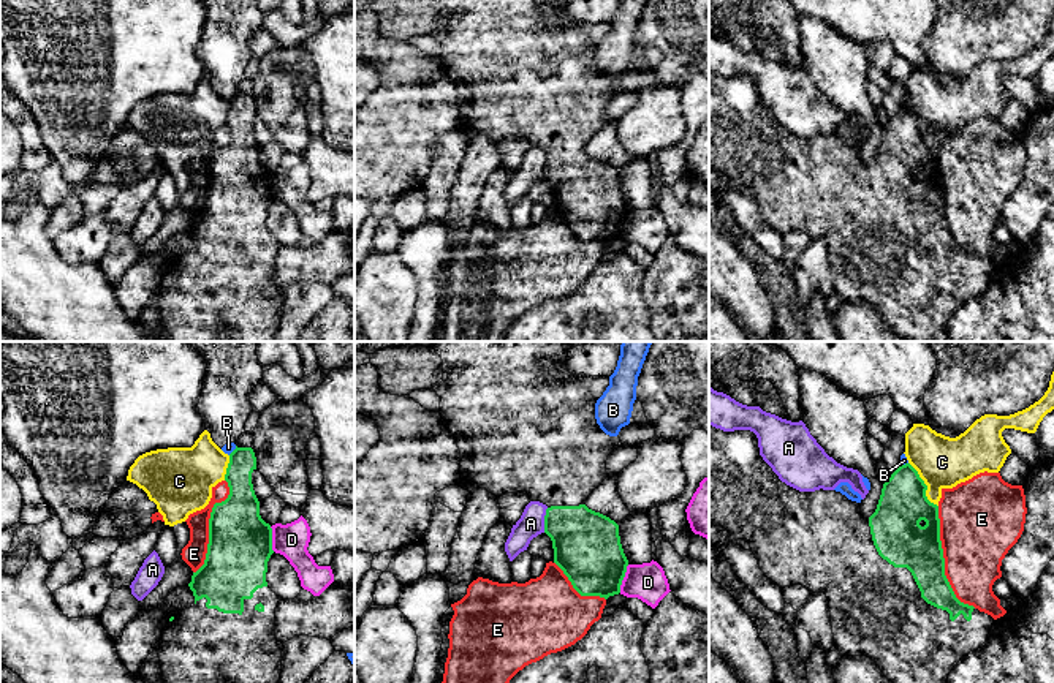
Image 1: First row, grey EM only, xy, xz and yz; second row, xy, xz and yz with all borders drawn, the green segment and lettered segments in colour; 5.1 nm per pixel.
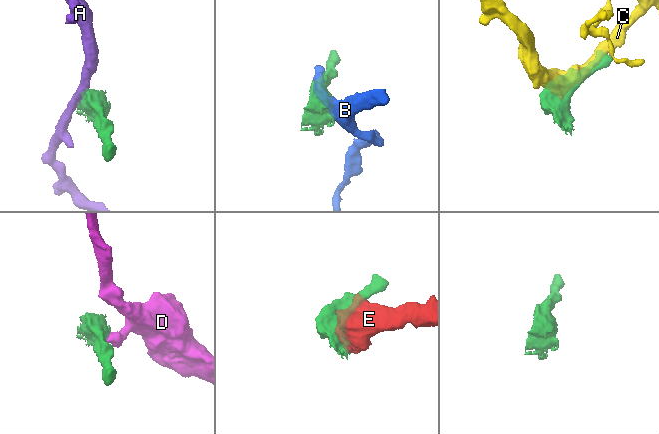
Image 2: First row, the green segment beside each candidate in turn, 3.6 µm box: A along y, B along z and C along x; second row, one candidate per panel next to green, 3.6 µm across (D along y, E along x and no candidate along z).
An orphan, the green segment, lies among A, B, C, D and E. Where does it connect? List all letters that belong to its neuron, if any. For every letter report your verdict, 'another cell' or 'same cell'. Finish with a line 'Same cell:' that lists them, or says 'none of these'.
A: another cell
B: another cell
C: another cell
D: another cell
E: another cell
Same cell: none of these

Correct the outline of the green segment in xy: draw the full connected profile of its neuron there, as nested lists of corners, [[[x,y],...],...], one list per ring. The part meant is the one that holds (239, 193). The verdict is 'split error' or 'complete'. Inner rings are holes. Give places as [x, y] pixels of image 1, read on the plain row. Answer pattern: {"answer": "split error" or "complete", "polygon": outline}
{"answer": "split error", "polygon": [[[236,92],[225,120],[229,141],[212,153],[206,206],[188,229],[195,251],[169,264],[157,292],[169,342],[274,342],[279,330],[283,289],[275,283],[275,253],[280,245],[266,228],[272,174],[260,161],[252,130],[255,115],[253,95]]]}

